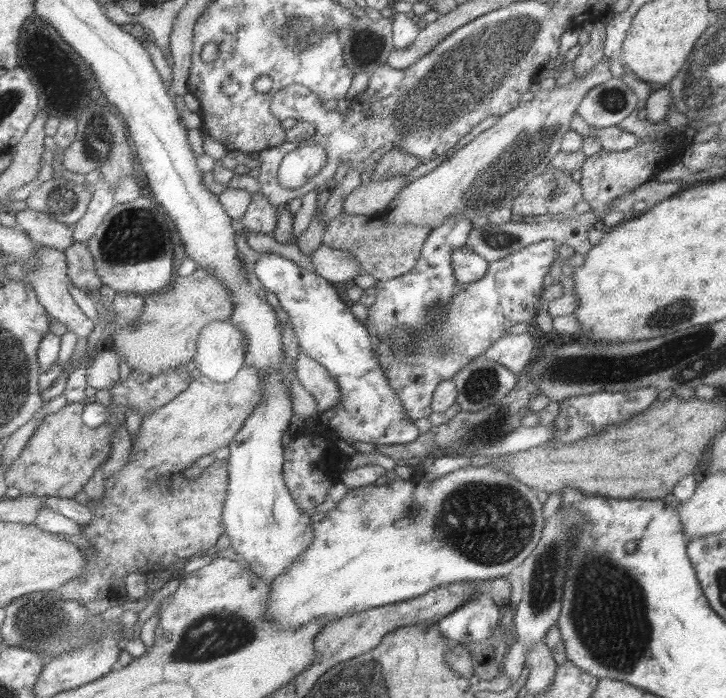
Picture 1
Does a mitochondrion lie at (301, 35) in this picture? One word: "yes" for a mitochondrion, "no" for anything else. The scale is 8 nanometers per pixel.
yes

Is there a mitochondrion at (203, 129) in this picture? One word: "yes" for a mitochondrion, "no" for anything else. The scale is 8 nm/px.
no

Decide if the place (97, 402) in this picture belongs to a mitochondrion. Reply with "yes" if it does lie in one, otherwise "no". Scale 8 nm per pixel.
no

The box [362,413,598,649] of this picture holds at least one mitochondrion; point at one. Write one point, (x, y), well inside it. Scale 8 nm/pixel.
(489, 523)

